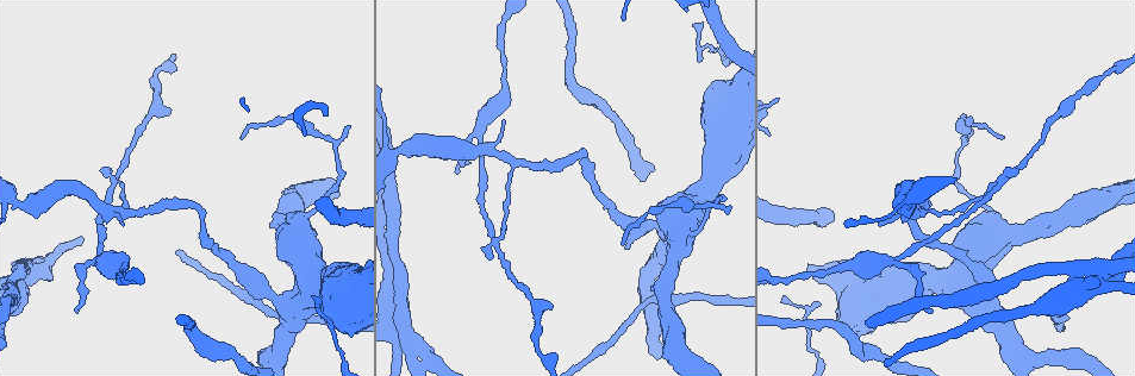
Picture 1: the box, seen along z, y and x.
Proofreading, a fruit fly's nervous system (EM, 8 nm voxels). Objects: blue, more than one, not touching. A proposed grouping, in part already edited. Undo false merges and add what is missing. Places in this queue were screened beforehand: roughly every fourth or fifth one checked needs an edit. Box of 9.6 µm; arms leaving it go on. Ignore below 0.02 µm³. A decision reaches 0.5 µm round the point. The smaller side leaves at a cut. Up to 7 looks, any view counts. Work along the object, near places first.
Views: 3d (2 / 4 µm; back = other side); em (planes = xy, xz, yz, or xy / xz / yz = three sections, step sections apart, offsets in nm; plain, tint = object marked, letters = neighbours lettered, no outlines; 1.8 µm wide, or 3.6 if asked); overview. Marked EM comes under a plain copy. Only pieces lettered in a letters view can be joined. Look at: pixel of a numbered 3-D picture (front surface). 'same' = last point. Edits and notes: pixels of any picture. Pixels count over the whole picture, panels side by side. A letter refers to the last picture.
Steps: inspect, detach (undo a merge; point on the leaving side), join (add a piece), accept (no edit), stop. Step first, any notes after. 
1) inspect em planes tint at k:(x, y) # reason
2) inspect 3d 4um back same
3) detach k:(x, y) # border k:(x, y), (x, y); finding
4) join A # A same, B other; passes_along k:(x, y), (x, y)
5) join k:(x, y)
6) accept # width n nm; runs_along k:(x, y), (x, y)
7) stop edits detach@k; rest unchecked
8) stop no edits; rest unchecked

inspect 3d 4um at 1:(827, 270) # calibre changes

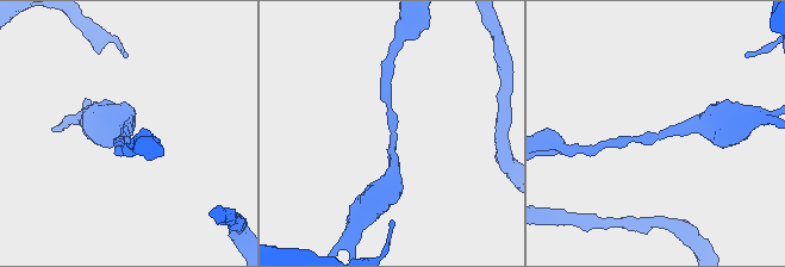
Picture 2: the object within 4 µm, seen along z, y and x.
inspect em planes tint at 2:(661, 133) # need the tissue

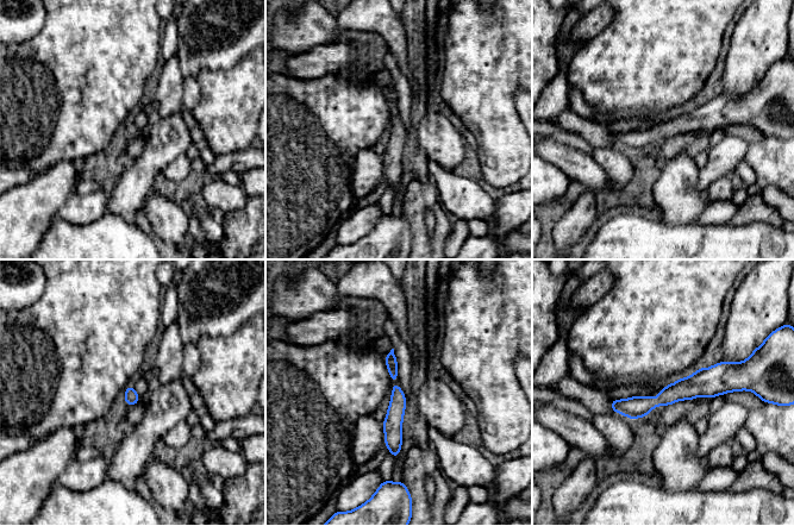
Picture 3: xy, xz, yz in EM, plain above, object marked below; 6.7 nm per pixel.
inspect em planes letters same # what lies round it

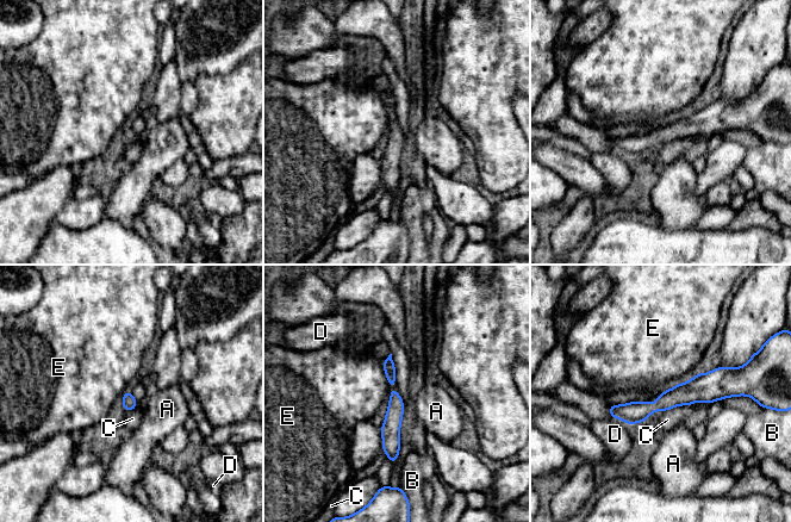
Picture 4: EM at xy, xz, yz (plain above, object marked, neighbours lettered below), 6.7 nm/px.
accept # A other, B other, C other, D other, E other; one neuron here

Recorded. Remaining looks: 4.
inspect em planes letters at 1:(999, 182) # arms run side by side

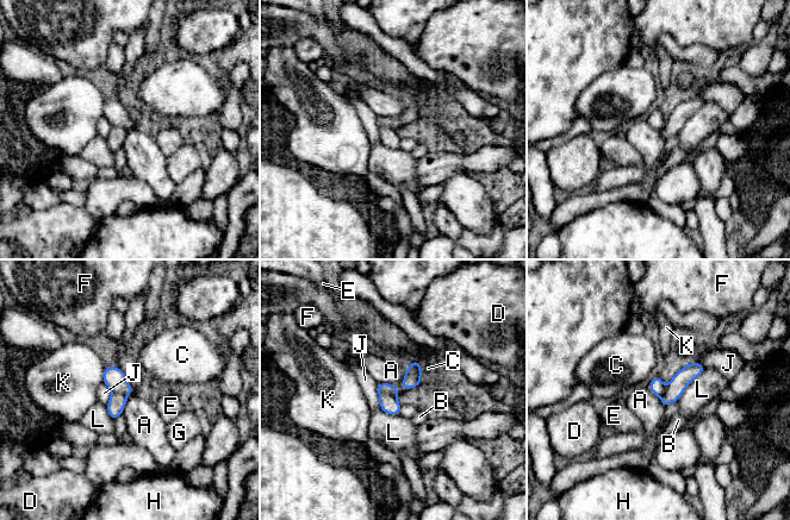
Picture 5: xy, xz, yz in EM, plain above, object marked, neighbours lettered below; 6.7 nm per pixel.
detach 5:(389, 403) # width 120 nm; A other, B other, C other, D other, E other, F other, G other, H other, J other, K other, L other; two neurons meet here

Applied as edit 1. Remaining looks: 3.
inspect overview

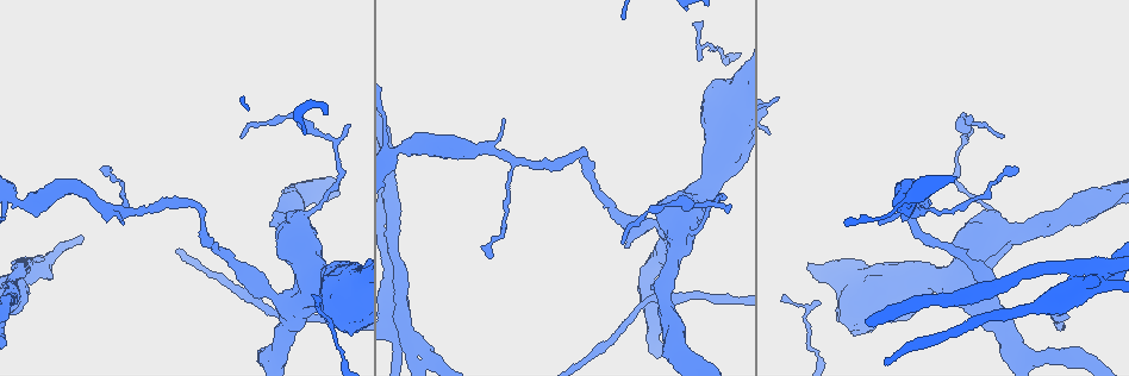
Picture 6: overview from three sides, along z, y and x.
inspect 3d 4um at 6:(1089, 286) # abrupt turn

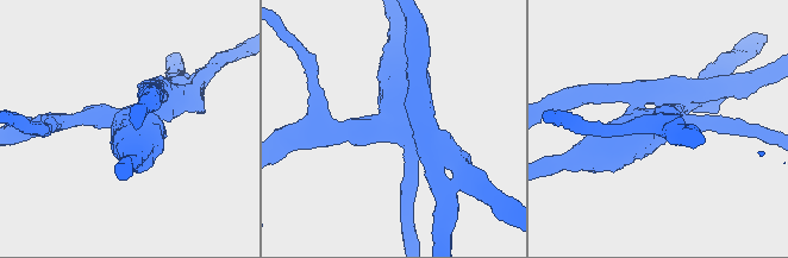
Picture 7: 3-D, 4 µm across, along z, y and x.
inspect em 3.6um planes letters at 7:(406, 126) # shape alone is not enough

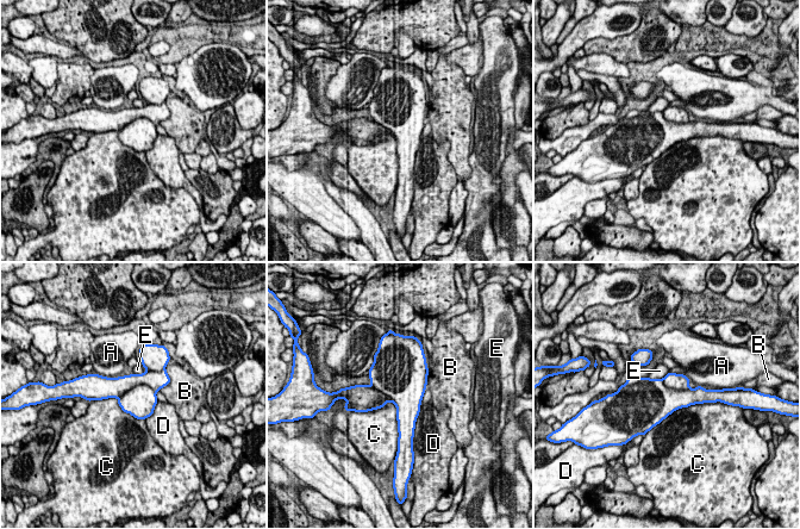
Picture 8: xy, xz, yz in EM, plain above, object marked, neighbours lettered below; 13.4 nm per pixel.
accept # A other, B other, C other, D other, E other; border 8:(362, 411), (391, 402), (399, 436); continuous, no second neuron

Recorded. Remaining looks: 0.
stop edits detach@5; rest unchecked

